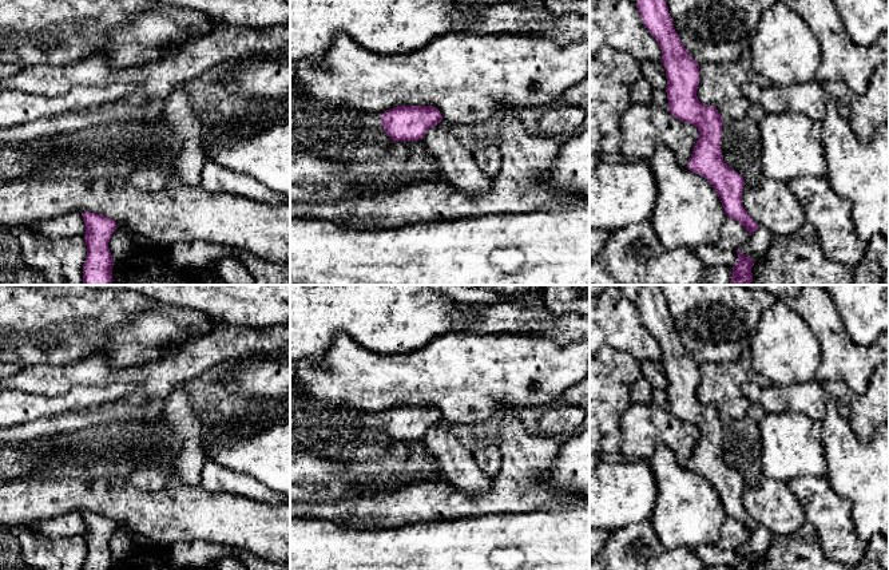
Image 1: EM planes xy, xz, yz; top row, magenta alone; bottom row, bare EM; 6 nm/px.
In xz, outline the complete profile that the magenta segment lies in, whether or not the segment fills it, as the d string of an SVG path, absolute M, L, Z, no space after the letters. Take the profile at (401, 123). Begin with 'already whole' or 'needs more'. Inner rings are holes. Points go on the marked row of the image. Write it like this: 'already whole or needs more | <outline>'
already whole | M397 106L381 115L384 131L394 142L418 140L442 120L434 106Z

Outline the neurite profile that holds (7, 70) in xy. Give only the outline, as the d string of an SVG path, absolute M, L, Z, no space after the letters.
M0 63L0 80L13 76L21 70L24 70L24 67L17 63Z

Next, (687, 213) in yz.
M656 146L650 159L656 181L654 231L668 249L717 245L727 214L711 183L678 163L674 151Z

